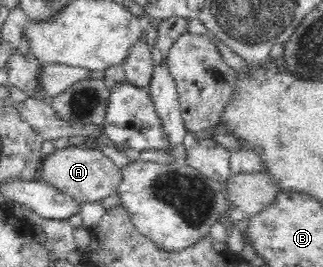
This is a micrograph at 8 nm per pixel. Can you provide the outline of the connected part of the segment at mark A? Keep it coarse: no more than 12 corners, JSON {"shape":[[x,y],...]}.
{"shape":[[97,148],[45,155],[42,182],[81,202],[117,194],[123,173]]}

